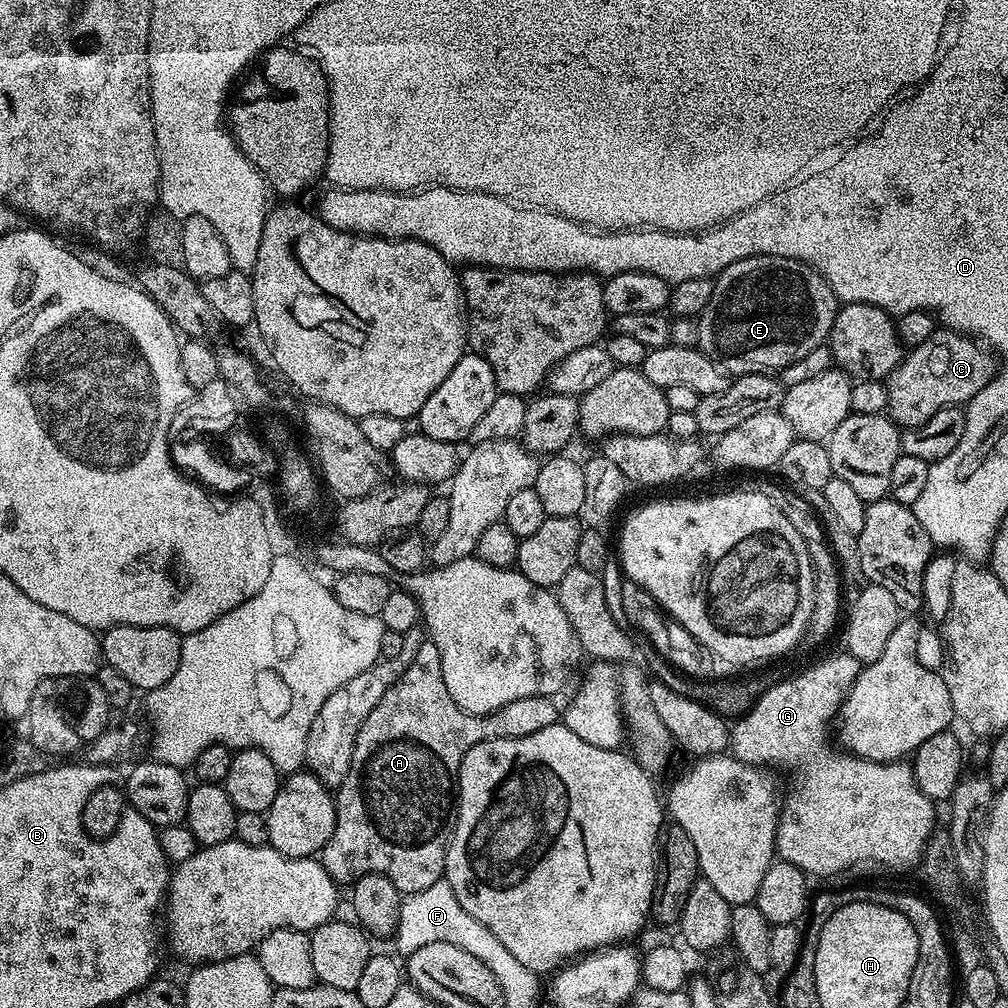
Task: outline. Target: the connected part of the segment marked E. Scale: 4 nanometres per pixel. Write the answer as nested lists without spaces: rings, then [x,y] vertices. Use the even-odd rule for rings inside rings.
[[[751,256],[726,266],[714,280],[714,294],[706,302],[706,310],[698,319],[699,349],[713,362],[720,365],[729,377],[735,378],[763,372],[775,373],[790,366],[798,358],[810,354],[818,345],[827,341],[834,326],[838,301],[834,290],[810,266],[790,258],[777,256]]]

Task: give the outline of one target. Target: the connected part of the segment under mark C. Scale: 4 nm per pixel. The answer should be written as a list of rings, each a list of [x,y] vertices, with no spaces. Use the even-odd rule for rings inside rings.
[[[937,330],[922,342],[922,346],[911,349],[900,365],[886,377],[887,415],[901,429],[905,429],[922,426],[926,418],[934,418],[934,414],[943,408],[967,405],[996,377],[998,371],[997,357],[987,347],[979,346],[984,347],[962,332]]]

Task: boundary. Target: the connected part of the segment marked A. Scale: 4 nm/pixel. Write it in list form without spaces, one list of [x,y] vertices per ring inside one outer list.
[[[425,642],[400,681],[386,690],[382,702],[370,710],[366,722],[362,722],[362,730],[358,730],[350,770],[334,792],[334,834],[330,834],[330,842],[326,842],[322,853],[323,866],[332,879],[337,885],[351,886],[358,877],[377,872],[390,878],[401,894],[434,886],[434,882],[444,875],[462,758],[483,740],[522,738],[526,734],[538,734],[538,730],[546,730],[546,726],[554,726],[562,716],[561,709],[556,709],[556,702],[550,696],[535,696],[510,702],[510,706],[502,706],[488,716],[464,712],[454,698],[450,698],[446,682],[442,682],[442,658],[438,646]]]

